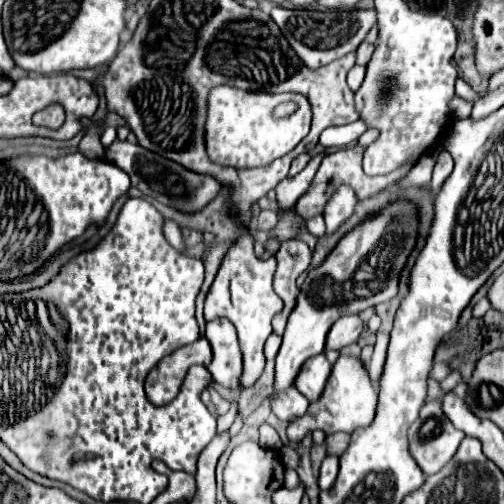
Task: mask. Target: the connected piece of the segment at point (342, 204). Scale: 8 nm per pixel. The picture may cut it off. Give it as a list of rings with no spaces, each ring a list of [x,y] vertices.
[[[340,187],[336,195],[330,199],[330,203],[324,209],[324,219],[326,219],[326,235],[332,235],[342,223],[350,219],[356,207],[356,195],[350,187]]]

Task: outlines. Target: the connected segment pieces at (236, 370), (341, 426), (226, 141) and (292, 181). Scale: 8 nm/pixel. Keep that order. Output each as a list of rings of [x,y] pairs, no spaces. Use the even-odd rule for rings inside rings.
[[[216,319],[206,323],[206,339],[212,345],[214,359],[208,365],[212,379],[238,395],[242,391],[240,373],[242,373],[242,353],[236,337],[236,329],[228,319]]]
[[[340,355],[338,361],[334,363],[332,375],[324,389],[324,395],[316,403],[310,403],[310,409],[302,419],[296,419],[290,423],[288,437],[292,441],[300,441],[306,435],[306,431],[314,431],[314,429],[322,429],[328,435],[328,433],[336,433],[336,431],[352,433],[358,427],[368,427],[374,421],[376,403],[378,403],[378,389],[374,387],[372,379],[368,377],[368,371],[366,371],[362,359]]]
[[[218,85],[210,91],[208,97],[208,119],[206,119],[206,147],[208,155],[218,165],[230,165],[236,169],[242,167],[260,167],[268,165],[274,159],[290,153],[302,137],[310,131],[310,103],[304,95],[282,93],[250,93],[228,85]],[[280,103],[296,103],[296,111],[288,117],[274,117],[274,109]]]
[[[324,155],[312,157],[312,161],[304,167],[304,171],[300,171],[296,177],[284,177],[284,181],[276,185],[276,195],[278,195],[278,203],[280,203],[282,211],[294,207],[298,197],[308,189],[308,185],[314,179],[314,173],[316,173],[322,157]]]

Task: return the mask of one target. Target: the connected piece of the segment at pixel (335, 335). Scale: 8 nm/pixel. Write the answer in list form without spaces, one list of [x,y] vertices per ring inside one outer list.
[[[344,315],[340,317],[330,333],[328,333],[328,339],[326,339],[326,349],[336,349],[340,351],[342,347],[350,345],[350,343],[356,343],[360,333],[362,333],[362,319],[360,315]]]

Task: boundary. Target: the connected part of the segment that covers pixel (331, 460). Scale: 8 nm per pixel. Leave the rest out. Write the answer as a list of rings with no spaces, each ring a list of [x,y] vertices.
[[[326,457],[326,459],[322,461],[320,477],[318,477],[318,485],[320,485],[320,489],[328,491],[328,489],[334,485],[336,475],[338,475],[338,459],[336,459],[336,457]]]

